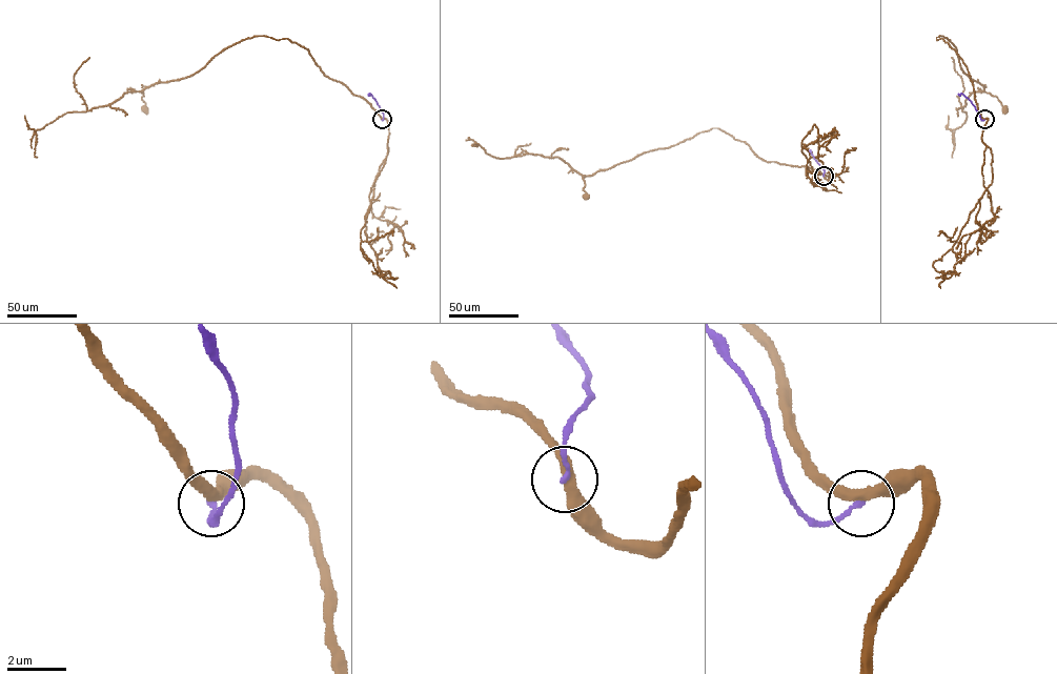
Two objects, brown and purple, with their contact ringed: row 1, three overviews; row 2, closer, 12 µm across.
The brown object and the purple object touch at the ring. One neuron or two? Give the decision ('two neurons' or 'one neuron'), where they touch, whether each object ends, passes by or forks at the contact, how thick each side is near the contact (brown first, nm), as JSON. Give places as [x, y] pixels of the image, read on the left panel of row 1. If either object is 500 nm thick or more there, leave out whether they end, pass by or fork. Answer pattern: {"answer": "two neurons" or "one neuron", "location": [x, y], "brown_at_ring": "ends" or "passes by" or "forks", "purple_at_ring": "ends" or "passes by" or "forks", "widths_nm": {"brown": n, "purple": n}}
{"answer": "two neurons", "location": [382, 119], "brown_at_ring": "passes by", "purple_at_ring": "ends", "widths_nm": {"brown": 360, "purple": 160}}

